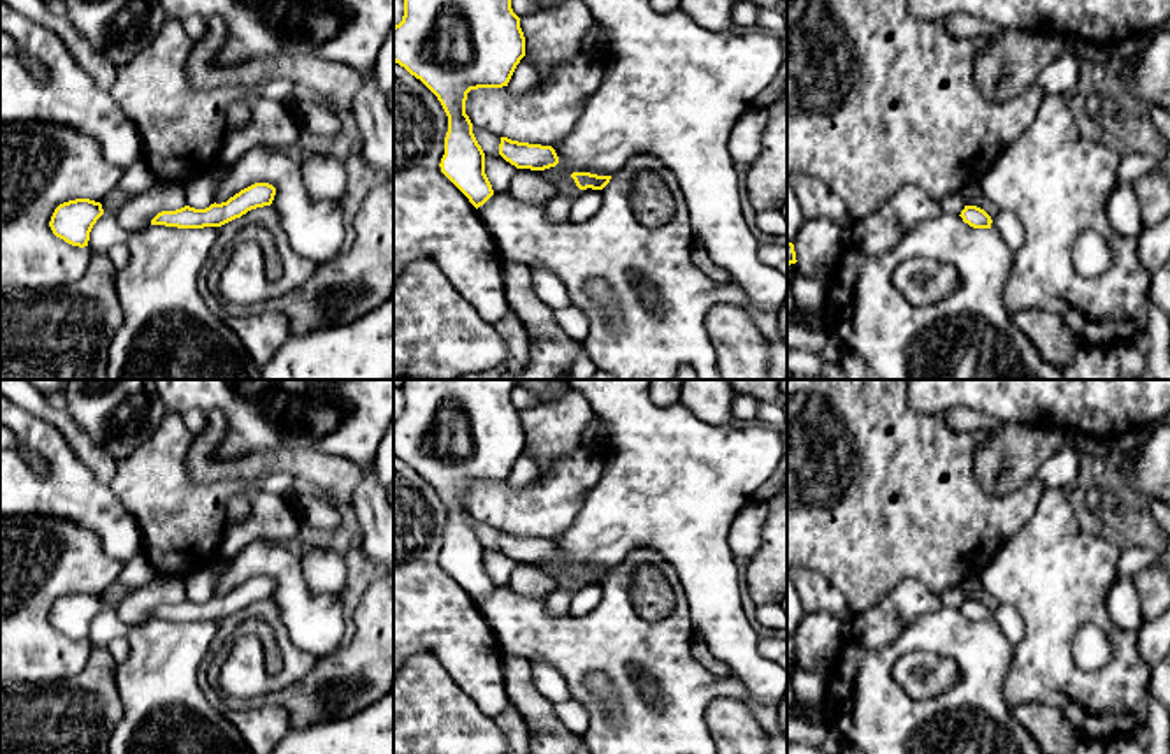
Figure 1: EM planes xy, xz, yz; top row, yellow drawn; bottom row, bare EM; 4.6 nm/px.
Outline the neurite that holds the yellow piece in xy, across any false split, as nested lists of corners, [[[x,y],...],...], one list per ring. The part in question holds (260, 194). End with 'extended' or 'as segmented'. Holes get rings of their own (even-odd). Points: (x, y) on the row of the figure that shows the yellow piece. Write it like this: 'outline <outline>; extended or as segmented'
outline [[[255,183],[230,197],[227,202],[214,202],[206,209],[184,206],[176,211],[162,211],[151,220],[151,225],[177,228],[221,227],[235,218],[241,218],[251,209],[271,206],[274,195],[276,188],[272,185]]]; as segmented

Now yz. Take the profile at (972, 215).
outline [[[964,206],[959,216],[973,228],[991,228],[993,223],[991,216],[977,206]]]; as segmented

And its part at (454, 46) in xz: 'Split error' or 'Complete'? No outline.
Complete

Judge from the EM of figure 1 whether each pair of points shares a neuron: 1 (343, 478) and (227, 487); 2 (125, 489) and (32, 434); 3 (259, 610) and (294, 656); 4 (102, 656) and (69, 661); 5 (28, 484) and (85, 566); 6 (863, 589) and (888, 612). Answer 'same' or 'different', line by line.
1: different
2: different
3: same
4: different
5: different
6: different

